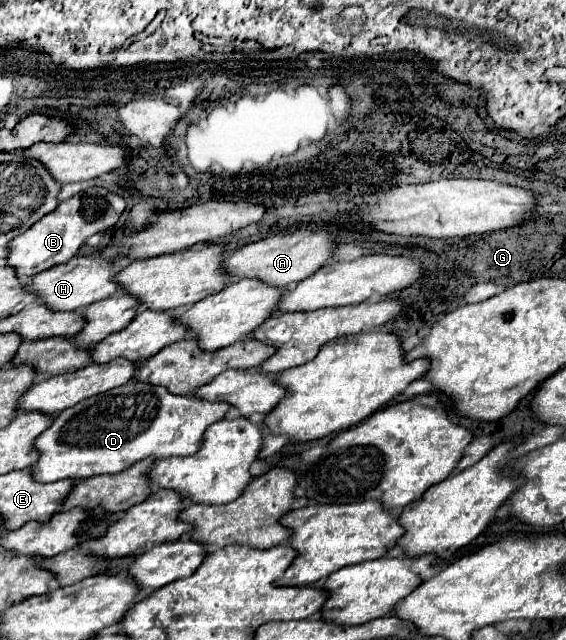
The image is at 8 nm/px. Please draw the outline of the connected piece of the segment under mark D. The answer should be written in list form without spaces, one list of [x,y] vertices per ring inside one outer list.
[[[128,382],[124,386],[98,394],[96,398],[86,398],[84,402],[56,414],[52,424],[34,442],[34,448],[40,454],[40,458],[30,466],[30,472],[32,476],[36,476],[36,482],[44,484],[66,478],[80,482],[100,474],[116,474],[142,458],[190,456],[198,452],[206,428],[216,420],[224,418],[226,410],[230,410],[230,406],[224,402],[204,402],[192,396],[174,396],[162,386]]]

